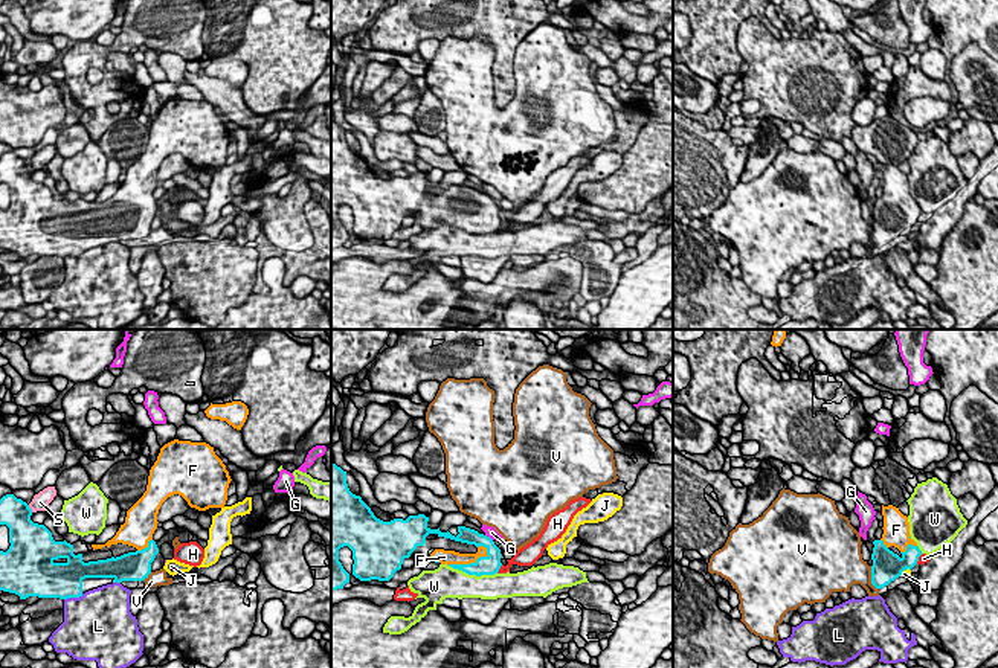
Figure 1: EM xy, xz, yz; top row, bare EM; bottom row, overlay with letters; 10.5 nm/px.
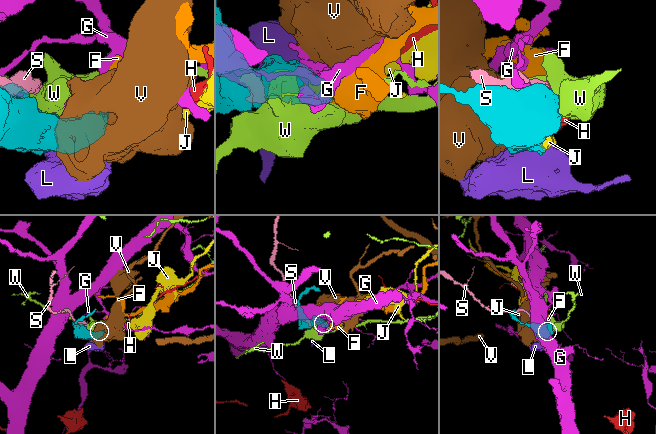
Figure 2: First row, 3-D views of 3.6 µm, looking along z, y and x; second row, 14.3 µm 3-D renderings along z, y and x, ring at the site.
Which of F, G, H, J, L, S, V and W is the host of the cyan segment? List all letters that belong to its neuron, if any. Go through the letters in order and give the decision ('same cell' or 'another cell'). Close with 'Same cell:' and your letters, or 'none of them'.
F: same cell
G: another cell
H: another cell
J: another cell
L: another cell
S: another cell
V: another cell
W: another cell
Same cell: F

